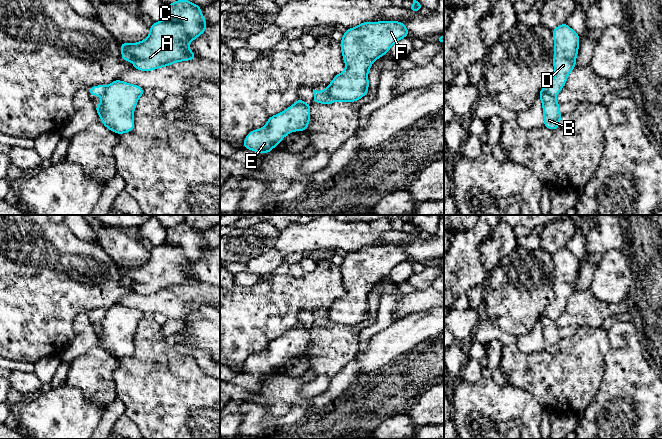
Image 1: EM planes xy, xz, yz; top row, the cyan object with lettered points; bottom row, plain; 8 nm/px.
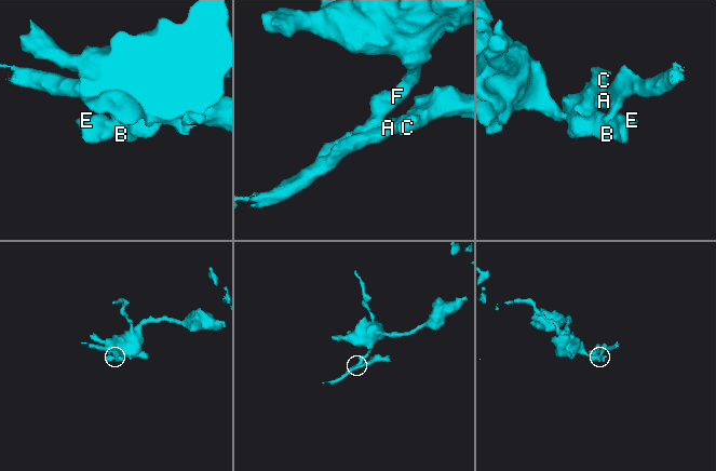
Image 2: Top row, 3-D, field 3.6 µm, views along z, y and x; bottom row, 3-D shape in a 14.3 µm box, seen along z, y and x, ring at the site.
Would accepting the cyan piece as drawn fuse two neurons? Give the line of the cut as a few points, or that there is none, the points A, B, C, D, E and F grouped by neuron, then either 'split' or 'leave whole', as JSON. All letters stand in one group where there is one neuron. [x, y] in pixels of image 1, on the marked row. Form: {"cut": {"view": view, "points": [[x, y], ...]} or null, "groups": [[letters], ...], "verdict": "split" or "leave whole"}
{"cut": {"view": "xz", "points": [[327, 87], [327, 94], [334, 100]]}, "groups": [["A", "C", "D"], ["B", "E", "F"]], "verdict": "split"}

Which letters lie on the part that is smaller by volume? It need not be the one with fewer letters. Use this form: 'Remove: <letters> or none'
Remove: A, C, D

